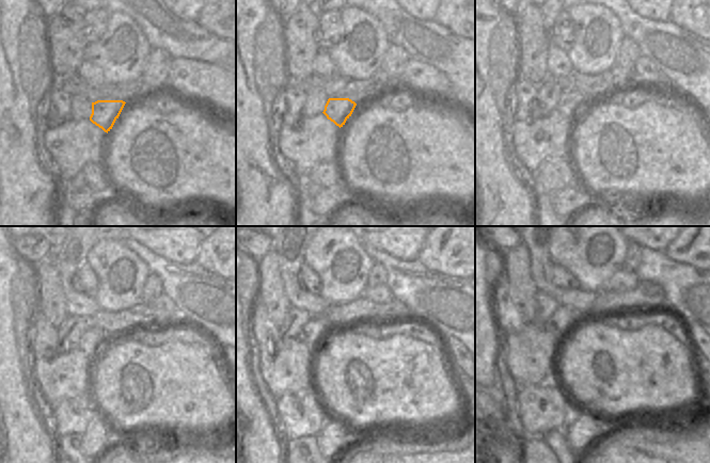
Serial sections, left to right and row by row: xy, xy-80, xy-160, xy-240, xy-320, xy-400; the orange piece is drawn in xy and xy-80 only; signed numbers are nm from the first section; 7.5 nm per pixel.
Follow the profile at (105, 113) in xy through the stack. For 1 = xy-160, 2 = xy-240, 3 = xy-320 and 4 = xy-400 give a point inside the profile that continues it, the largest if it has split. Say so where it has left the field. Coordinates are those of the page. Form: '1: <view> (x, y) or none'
1: xy-160 (571, 105)
2: xy-240 (89, 342)
3: xy-320 (316, 334)
4: xy-400 (563, 322)

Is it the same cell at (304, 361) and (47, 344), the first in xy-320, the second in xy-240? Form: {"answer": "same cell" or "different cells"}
{"answer": "different cells"}

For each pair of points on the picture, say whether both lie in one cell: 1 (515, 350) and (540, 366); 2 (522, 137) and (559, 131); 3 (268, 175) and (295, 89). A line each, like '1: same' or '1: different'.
1: same
2: same
3: different

